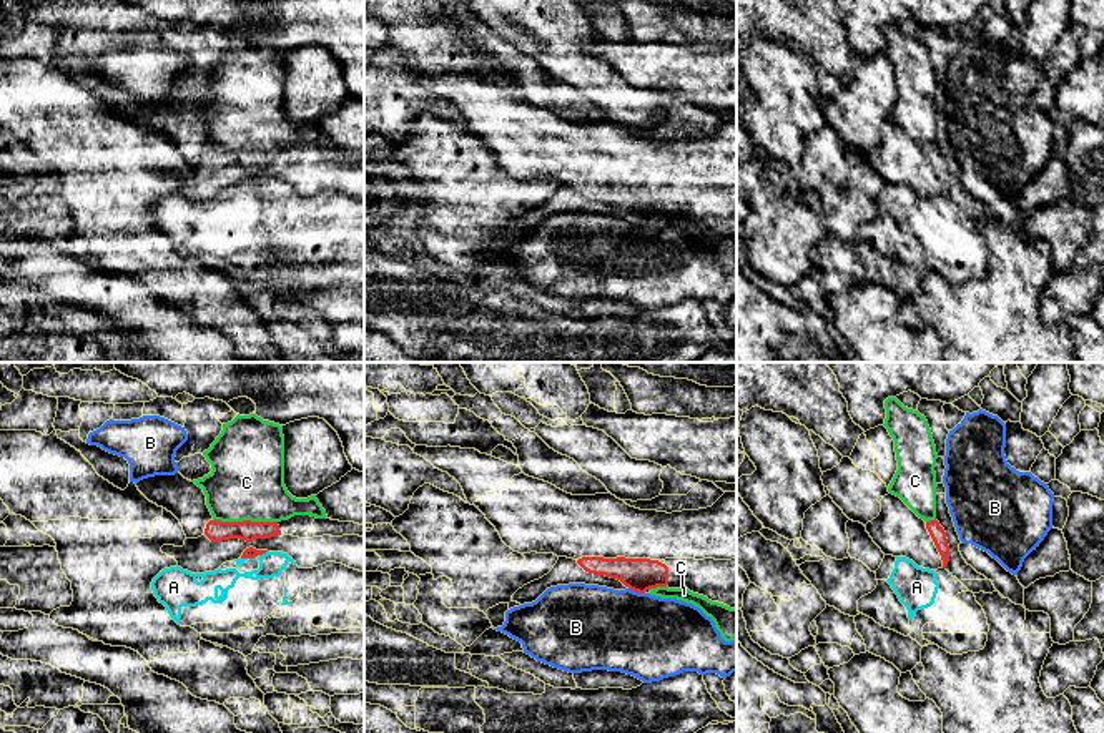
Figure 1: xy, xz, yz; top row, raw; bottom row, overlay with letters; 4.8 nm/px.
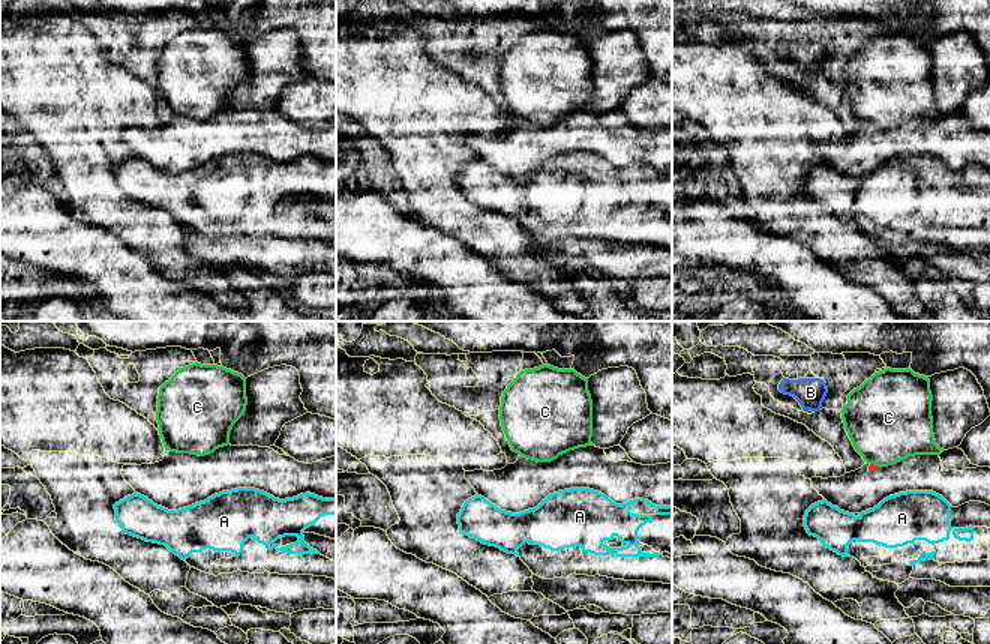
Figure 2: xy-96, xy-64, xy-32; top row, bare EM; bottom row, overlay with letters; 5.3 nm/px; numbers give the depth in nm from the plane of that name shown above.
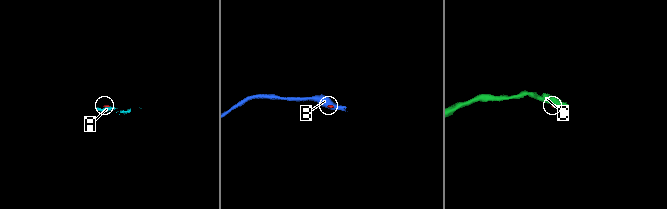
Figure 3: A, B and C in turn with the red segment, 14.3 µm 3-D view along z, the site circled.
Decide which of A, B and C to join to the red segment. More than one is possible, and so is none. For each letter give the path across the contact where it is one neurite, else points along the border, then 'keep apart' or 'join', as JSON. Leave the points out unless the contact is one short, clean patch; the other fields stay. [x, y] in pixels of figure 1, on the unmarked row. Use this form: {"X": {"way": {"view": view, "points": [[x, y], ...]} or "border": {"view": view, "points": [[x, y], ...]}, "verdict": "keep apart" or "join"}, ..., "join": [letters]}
{"A": {"border": {"view": "xy", "points": [[266, 178], [260, 183]]}, "verdict": "keep apart"}, "B": {"border": {"view": "xz", "points": [[629, 215], [644, 221]]}, "verdict": "keep apart"}, "C": {"border": {"view": "xy", "points": [[213, 147], [276, 150]]}, "verdict": "keep apart"}, "join": []}

